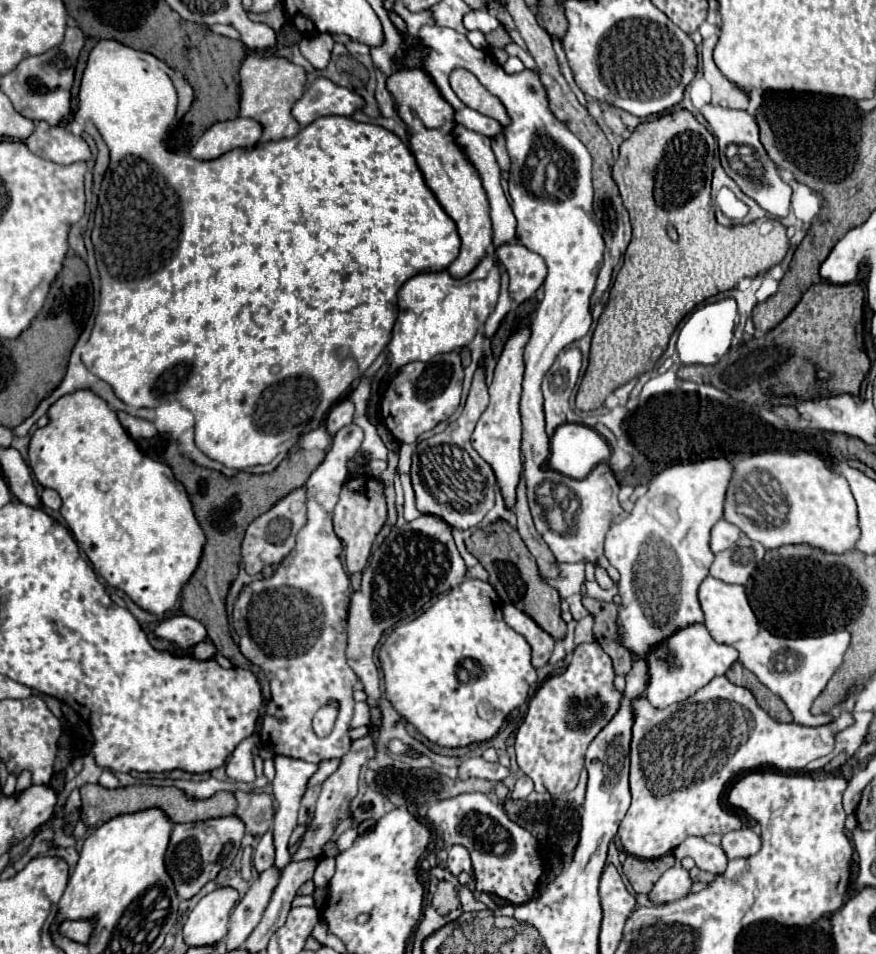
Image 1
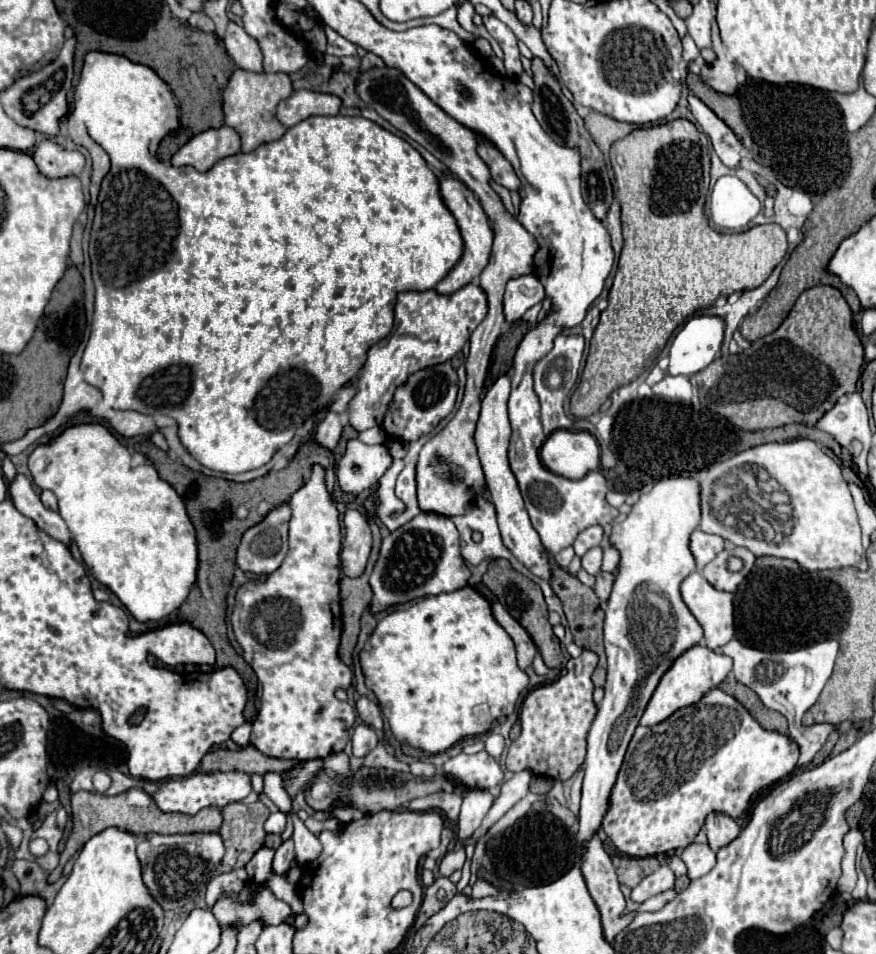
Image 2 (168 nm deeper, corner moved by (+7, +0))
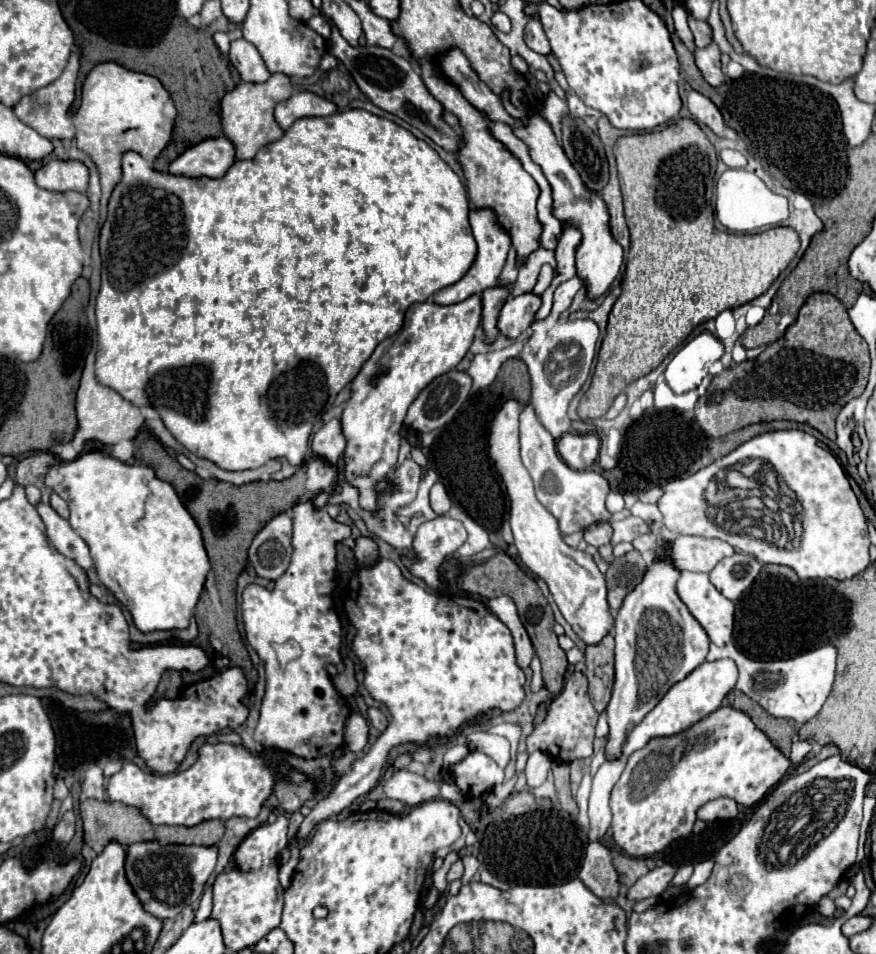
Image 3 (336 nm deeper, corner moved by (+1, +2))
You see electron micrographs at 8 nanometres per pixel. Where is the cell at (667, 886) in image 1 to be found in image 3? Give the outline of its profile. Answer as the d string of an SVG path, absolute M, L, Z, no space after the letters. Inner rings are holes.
M670 864L658 866L654 870L650 870L648 874L640 876L628 888L626 898L628 900L644 900L644 898L650 898L650 896L660 896L668 888L668 884L674 878L674 874L676 874L676 868L674 866L670 866Z

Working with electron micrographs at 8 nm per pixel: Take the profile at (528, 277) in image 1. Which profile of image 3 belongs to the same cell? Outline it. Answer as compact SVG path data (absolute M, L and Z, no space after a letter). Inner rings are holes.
M536 294L508 298L498 314L498 332L510 340L522 336L522 332L526 332L526 328L532 324L540 302L542 300Z

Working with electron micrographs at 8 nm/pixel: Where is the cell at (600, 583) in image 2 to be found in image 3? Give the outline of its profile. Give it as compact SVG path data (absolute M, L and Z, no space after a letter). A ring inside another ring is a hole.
M630 550L628 554L614 558L606 572L606 582L608 582L608 602L612 614L620 610L620 604L624 596L640 584L642 576L646 572L646 562L638 550Z

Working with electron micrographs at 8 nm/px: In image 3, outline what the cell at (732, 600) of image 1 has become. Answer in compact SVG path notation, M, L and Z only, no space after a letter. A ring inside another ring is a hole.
M680 572L676 592L690 614L706 630L710 642L714 642L716 646L724 646L732 640L734 604L720 592L716 592L716 588L712 588L708 574Z

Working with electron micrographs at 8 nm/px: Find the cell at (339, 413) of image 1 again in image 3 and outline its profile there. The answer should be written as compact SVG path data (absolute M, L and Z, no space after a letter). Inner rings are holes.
M332 418L330 422L326 422L312 438L312 452L326 460L328 464L336 464L338 458L342 456L346 446L346 440L342 436L342 428L340 428L340 420Z

